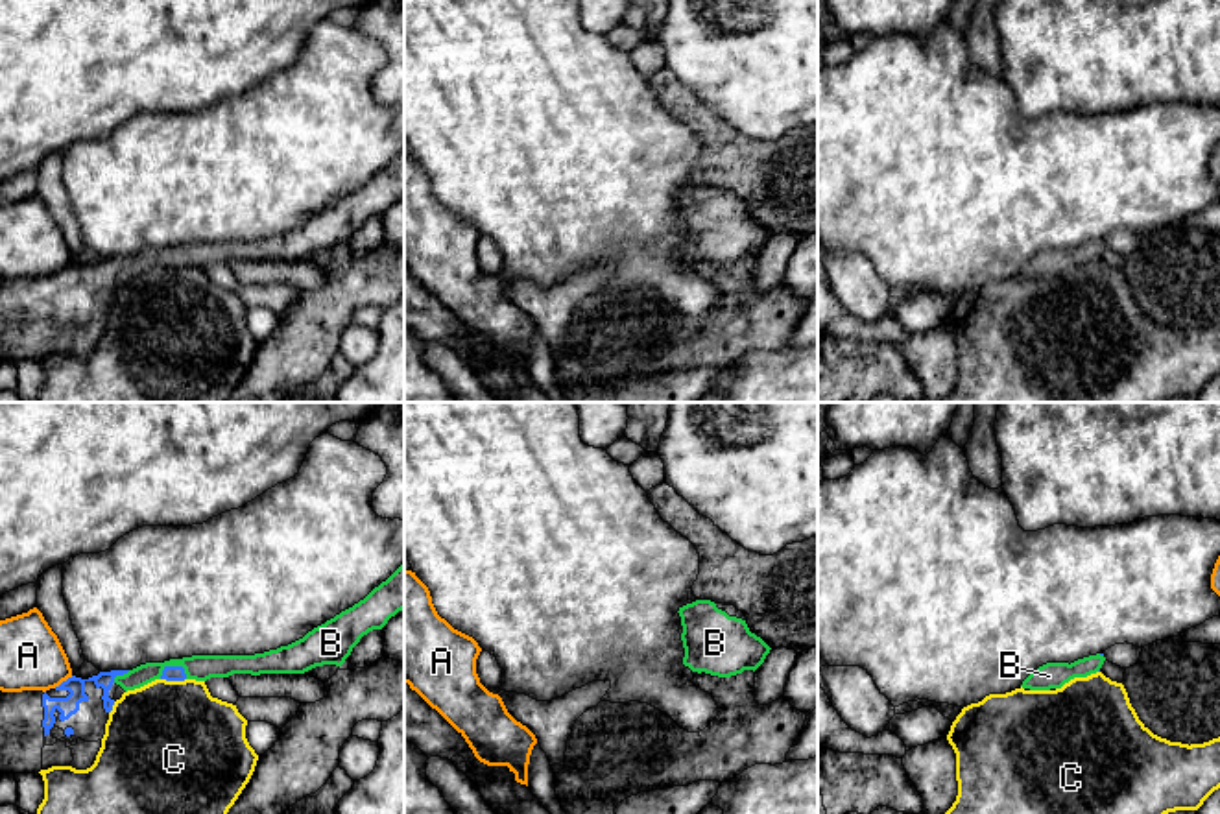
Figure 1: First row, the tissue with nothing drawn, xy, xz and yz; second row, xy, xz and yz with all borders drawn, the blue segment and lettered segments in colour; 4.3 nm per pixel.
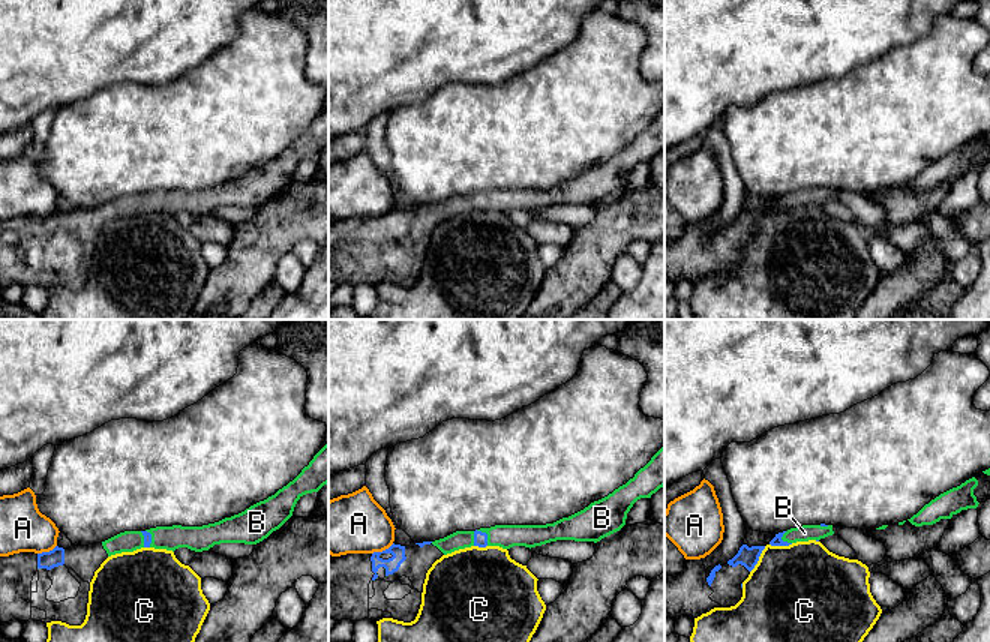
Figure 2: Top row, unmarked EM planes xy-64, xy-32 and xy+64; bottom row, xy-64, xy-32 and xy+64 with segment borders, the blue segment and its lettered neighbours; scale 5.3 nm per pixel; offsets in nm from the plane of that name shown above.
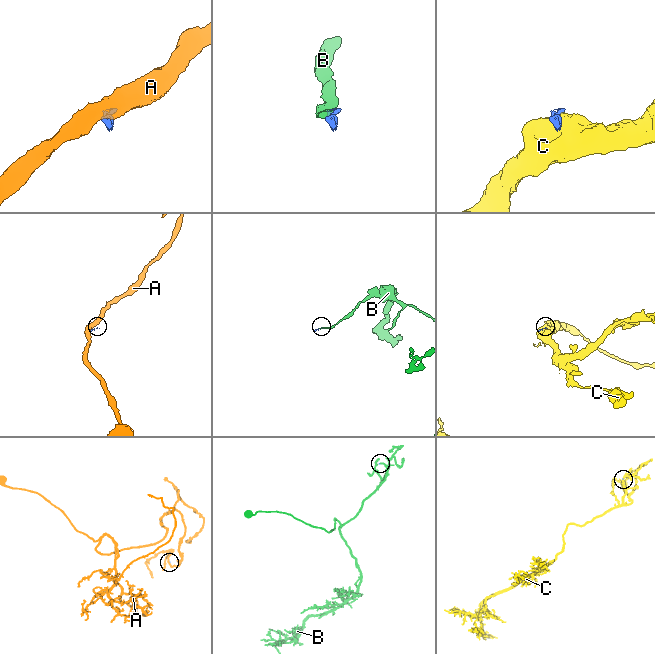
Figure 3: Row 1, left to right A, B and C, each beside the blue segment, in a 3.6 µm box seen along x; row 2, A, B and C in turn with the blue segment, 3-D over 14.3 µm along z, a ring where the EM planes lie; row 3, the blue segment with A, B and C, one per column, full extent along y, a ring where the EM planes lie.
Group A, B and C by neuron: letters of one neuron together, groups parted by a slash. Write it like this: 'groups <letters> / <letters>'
groups A / B / C

